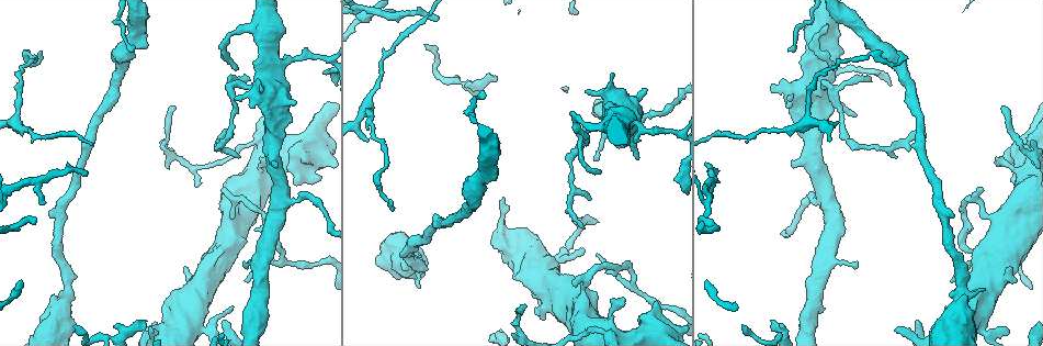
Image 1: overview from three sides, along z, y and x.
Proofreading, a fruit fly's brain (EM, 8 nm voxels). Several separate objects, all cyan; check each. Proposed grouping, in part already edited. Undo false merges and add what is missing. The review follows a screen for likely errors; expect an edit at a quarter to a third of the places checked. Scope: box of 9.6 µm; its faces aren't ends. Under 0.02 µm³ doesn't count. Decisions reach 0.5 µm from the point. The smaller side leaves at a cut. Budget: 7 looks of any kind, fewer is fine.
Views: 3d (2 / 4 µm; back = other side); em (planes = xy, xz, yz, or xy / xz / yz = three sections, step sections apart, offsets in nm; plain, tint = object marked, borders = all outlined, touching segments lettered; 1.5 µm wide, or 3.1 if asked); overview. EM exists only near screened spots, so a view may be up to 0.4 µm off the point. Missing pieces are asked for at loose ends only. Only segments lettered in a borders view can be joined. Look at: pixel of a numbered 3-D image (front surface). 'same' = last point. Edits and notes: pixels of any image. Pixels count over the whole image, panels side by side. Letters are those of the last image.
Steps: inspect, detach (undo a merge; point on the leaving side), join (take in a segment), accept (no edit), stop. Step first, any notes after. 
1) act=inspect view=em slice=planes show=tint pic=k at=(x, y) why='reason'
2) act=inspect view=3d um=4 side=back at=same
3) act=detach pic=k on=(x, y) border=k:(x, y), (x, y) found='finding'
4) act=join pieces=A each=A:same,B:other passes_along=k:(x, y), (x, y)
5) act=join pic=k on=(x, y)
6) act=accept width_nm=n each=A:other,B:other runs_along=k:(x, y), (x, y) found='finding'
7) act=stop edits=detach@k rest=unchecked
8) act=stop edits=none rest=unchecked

act=inspect view=3d um=4 pic=1 at=(239, 84) why='calibre changes'

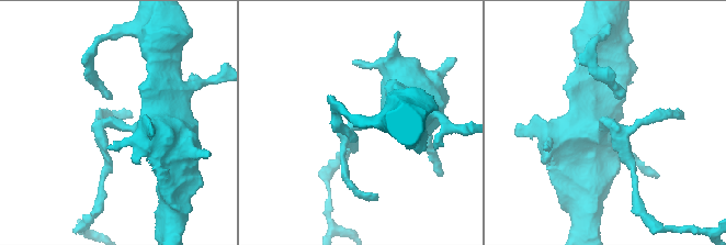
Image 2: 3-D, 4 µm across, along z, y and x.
act=inspect view=em slice=xy step=8 show=tint pic=2 at=(605, 125)

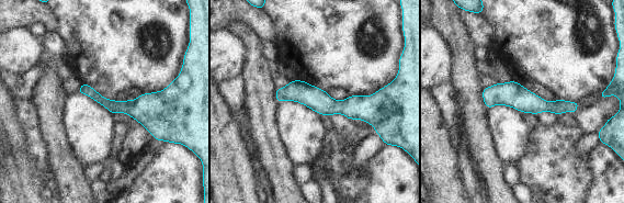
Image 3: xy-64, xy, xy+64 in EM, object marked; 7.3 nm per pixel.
act=inspect view=em slice=planes show=borders at=same

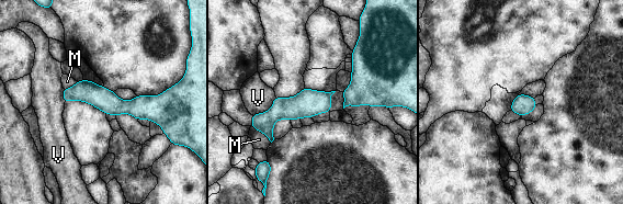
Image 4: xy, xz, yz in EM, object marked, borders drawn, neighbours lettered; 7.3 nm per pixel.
act=accept each=M:other,V:other border=4:(250, 126), (260, 131), (271, 142) found='one neuron here'

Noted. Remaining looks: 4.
act=inspect view=3d um=4 side=back pic=1 at=(589, 198) why='branch stops here'

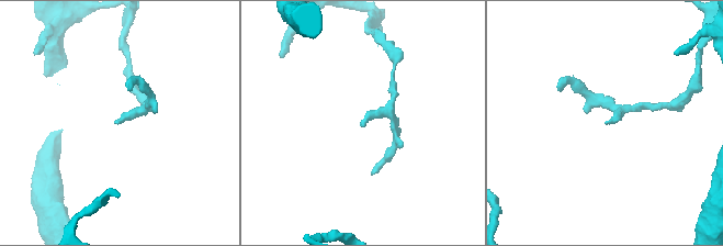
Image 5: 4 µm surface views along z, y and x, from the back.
act=inspect view=em slice=xy step=4 show=tint pic=5 at=(607, 124) why='shape alone is not enough'

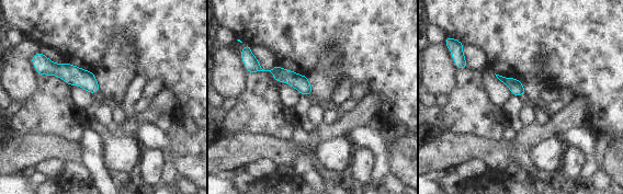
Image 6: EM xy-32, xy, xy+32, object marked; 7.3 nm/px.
act=inspect view=em slice=yz step=8 show=borders at=same

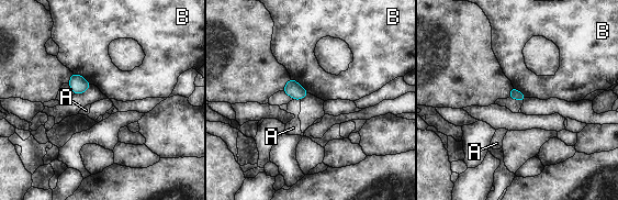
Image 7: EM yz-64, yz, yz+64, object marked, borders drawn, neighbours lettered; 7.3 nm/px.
act=accept each=A:other,B:other border=7:(74, 73), (80, 74), (92, 84) found='none of them fits'

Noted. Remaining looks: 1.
act=stop edits=none rest=unchecked

